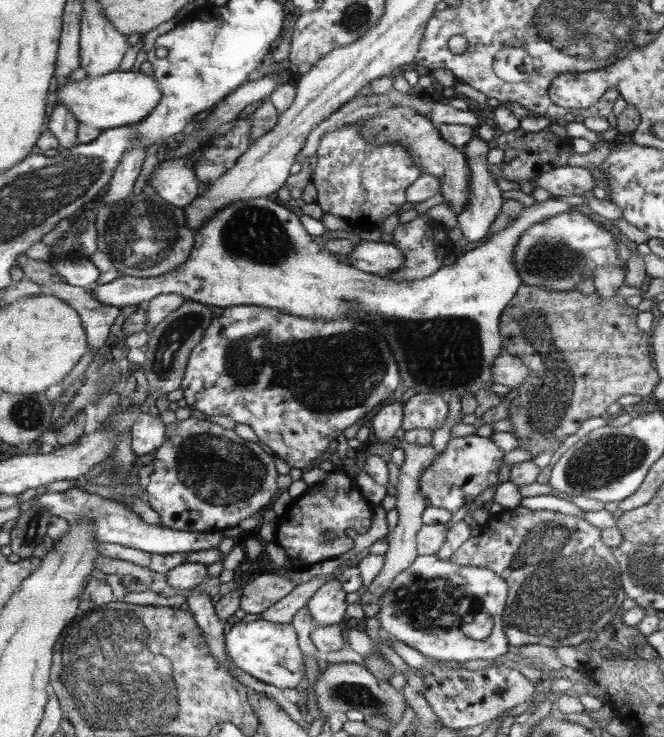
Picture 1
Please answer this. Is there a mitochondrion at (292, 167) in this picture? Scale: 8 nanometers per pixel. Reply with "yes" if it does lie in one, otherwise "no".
no

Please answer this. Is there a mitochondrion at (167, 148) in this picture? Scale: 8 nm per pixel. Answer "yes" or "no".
no

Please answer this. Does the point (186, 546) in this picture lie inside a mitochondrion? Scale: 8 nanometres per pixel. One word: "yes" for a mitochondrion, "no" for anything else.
no

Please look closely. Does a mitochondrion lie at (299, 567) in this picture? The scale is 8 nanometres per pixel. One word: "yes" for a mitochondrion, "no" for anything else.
no

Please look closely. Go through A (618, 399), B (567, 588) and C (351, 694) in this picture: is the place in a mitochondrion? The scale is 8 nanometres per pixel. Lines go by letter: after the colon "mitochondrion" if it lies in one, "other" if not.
A: other
B: mitochondrion
C: mitochondrion

